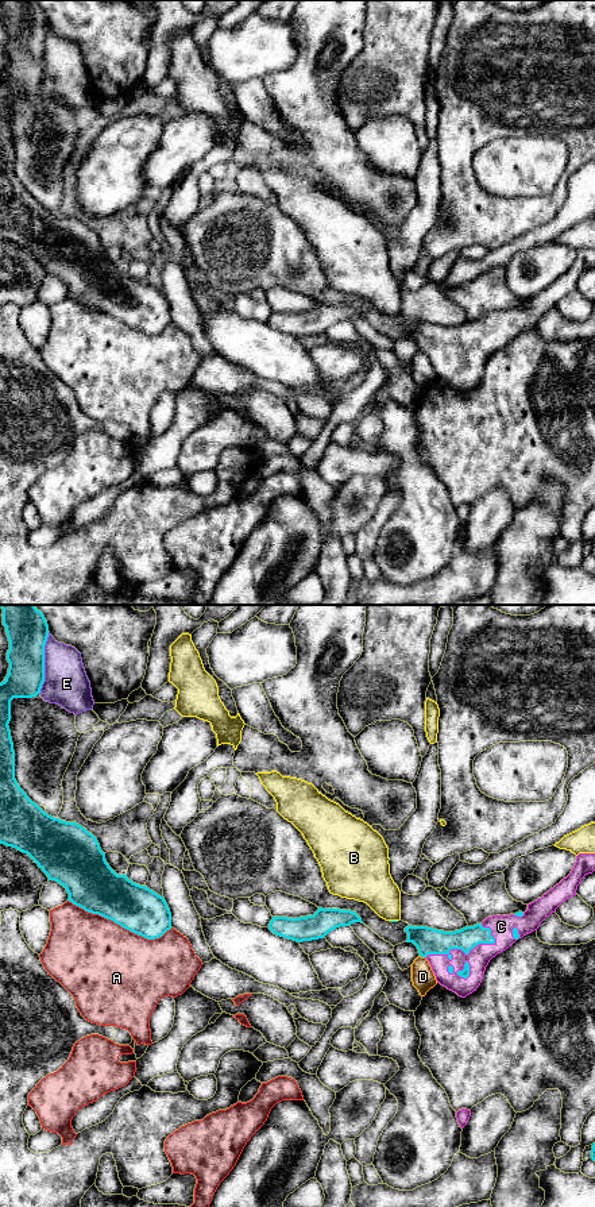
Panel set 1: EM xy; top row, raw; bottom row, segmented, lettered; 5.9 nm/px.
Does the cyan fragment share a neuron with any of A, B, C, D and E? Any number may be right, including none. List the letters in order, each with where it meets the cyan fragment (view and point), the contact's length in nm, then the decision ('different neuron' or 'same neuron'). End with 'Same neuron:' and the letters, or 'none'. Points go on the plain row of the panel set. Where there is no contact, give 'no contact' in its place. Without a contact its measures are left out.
A: xy (120, 320) | 650 nm | different neuron
B: xy (394, 316) | 50 nm | different neuron
C: xy (460, 343) | 440 nm | same neuron
D: xy (422, 351) | 40 nm | different neuron
E: xy (43, 57) | 360 nm | different neuron
Same neuron: C

